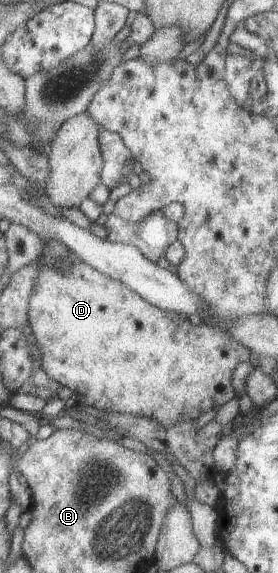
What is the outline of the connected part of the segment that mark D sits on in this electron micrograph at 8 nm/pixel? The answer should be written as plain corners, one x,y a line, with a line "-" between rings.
58,240
43,241
43,243
45,245
43,255
36,260
37,281
34,282
34,289
29,298
28,322
34,343
42,350
41,368
48,377
51,377
60,385
65,385
72,393
75,393
79,405
90,410
126,412
132,415
144,416
157,421
165,428
170,428
188,419
196,421
205,411
210,411
214,407
220,407
224,403
232,401
232,399
238,399
240,418
250,416
256,411
256,405
250,399
250,396
248,394
239,396
232,386
232,373
234,373
234,370
242,361
249,361
251,351
247,347
243,347
242,344
239,344
226,330
211,326
210,324
200,323
196,319
182,318
176,312
166,311
148,304
141,295
131,291
124,283
120,283
118,280
112,279
110,276
84,263
74,252
68,250
66,246
60,245

